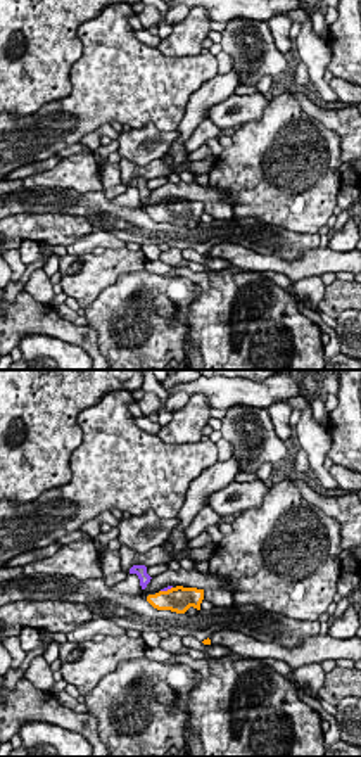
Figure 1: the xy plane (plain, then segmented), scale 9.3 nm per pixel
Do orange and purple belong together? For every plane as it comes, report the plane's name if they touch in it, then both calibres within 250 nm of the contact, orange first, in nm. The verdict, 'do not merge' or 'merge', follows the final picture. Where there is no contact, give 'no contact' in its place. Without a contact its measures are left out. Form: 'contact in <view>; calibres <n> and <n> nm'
contact in xy; calibres 240 and 30 nm

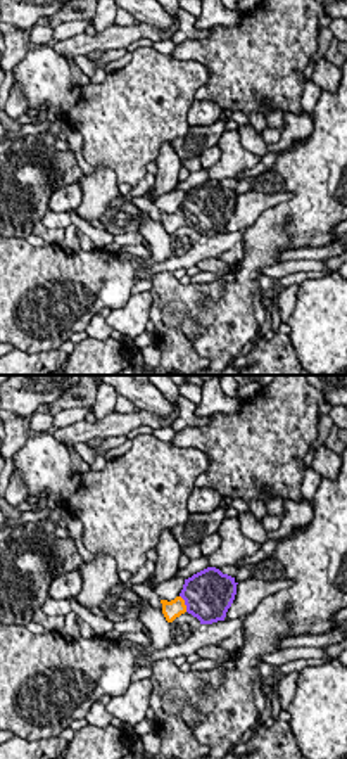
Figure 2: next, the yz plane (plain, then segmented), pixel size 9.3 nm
contact in yz; calibres 170 and 460 nm

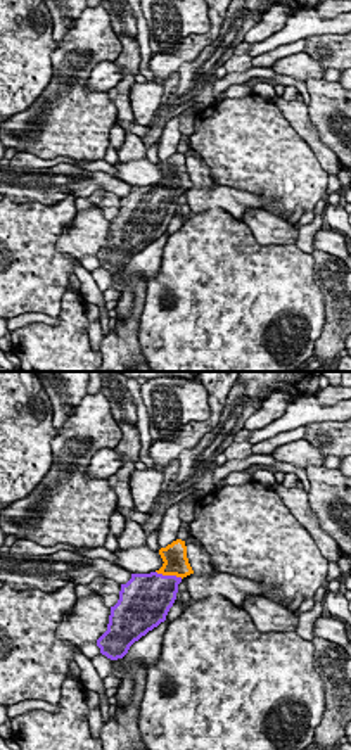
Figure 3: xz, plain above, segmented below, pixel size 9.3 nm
contact in xz; calibres 220 and 400 nm

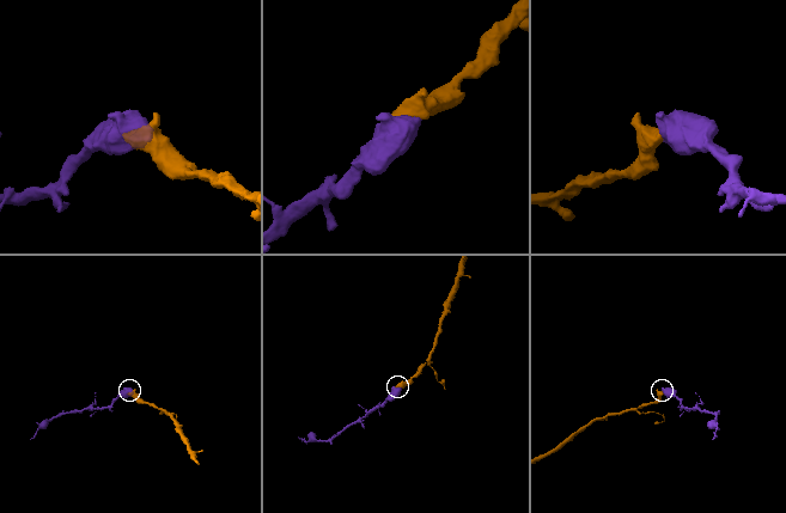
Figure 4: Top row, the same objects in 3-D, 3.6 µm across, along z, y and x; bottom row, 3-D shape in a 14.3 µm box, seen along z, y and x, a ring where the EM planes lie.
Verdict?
merge

